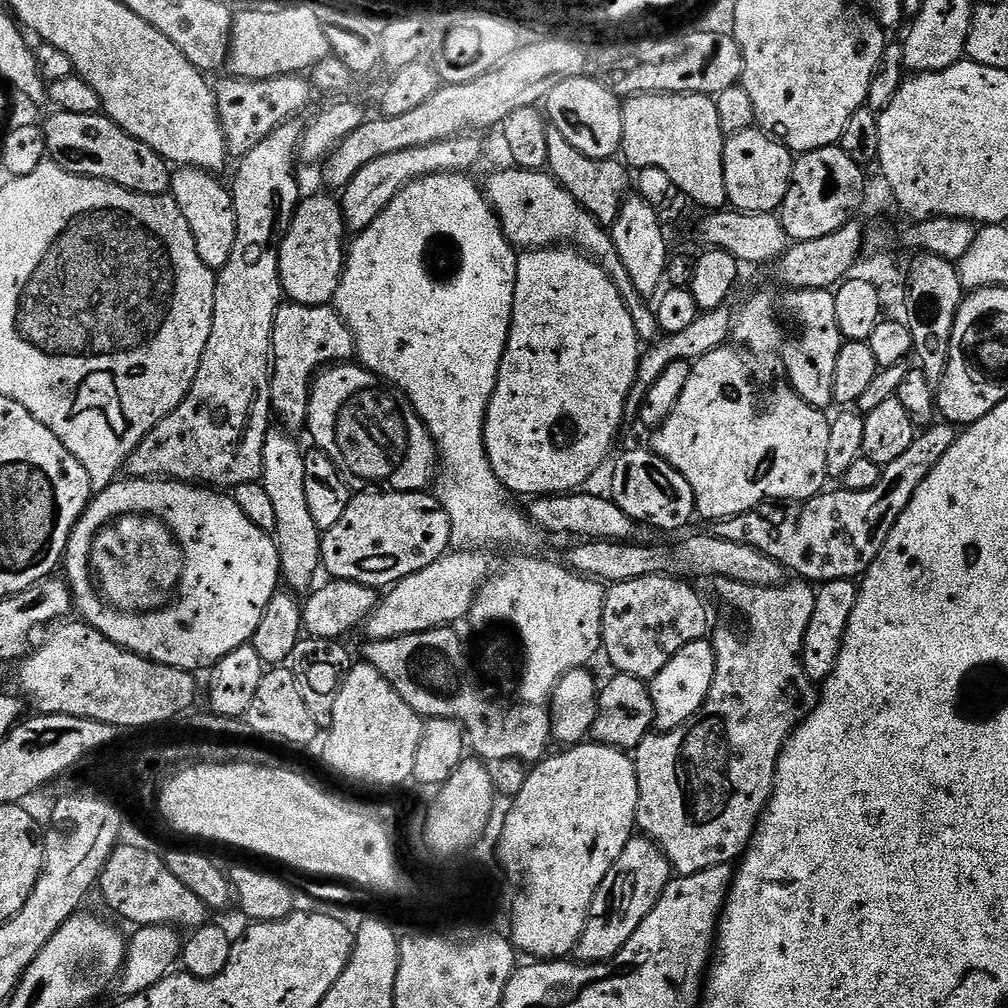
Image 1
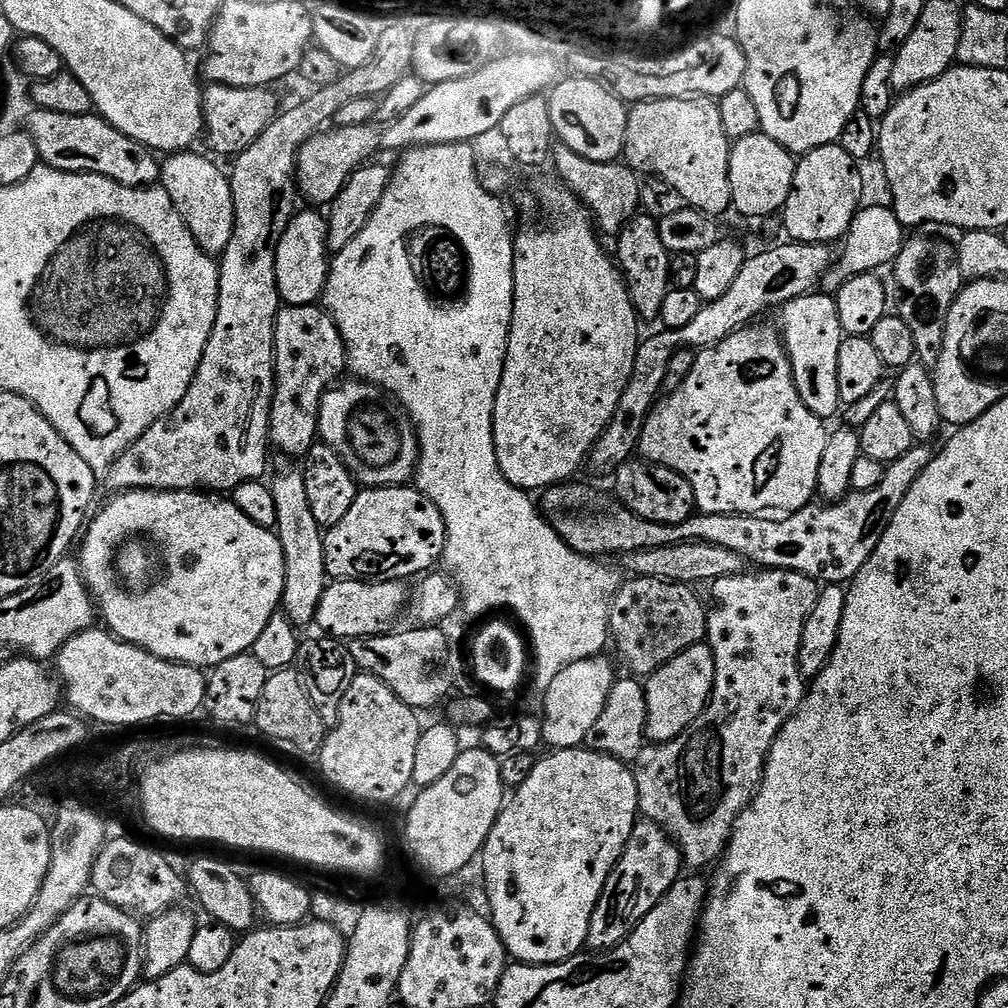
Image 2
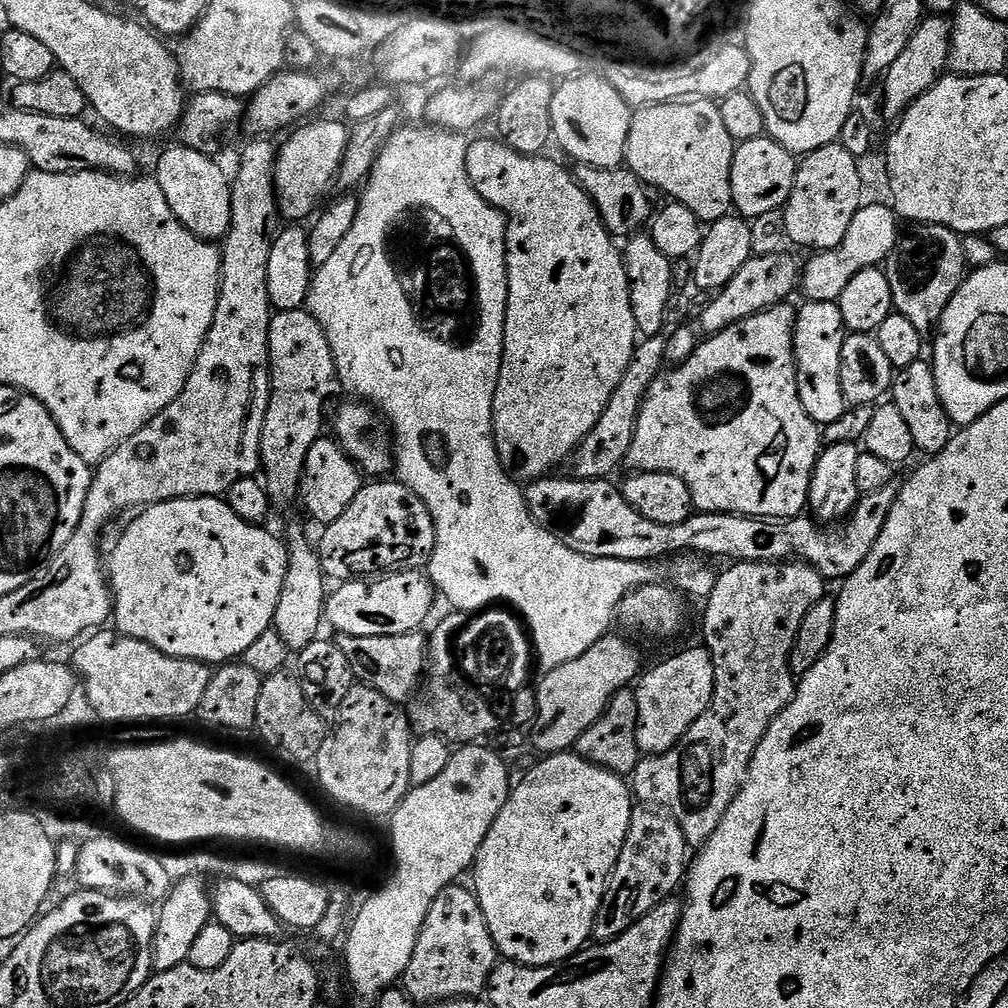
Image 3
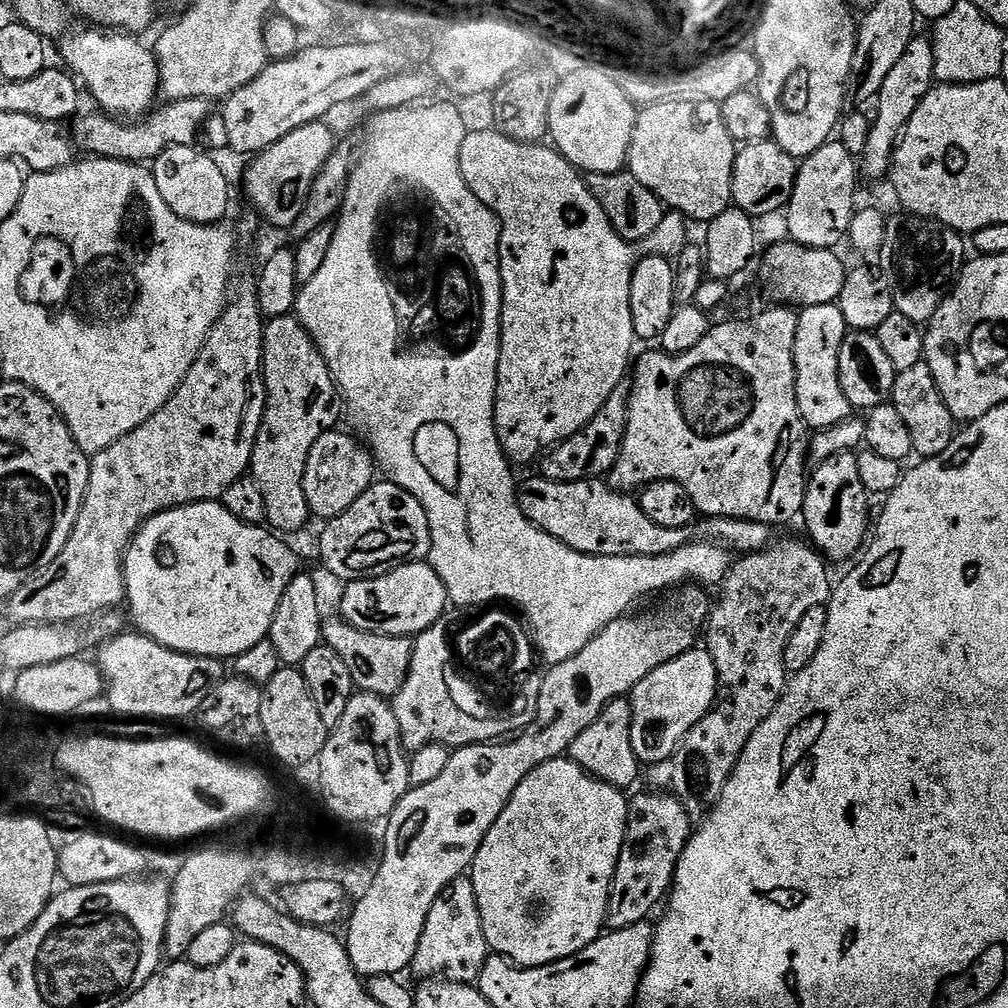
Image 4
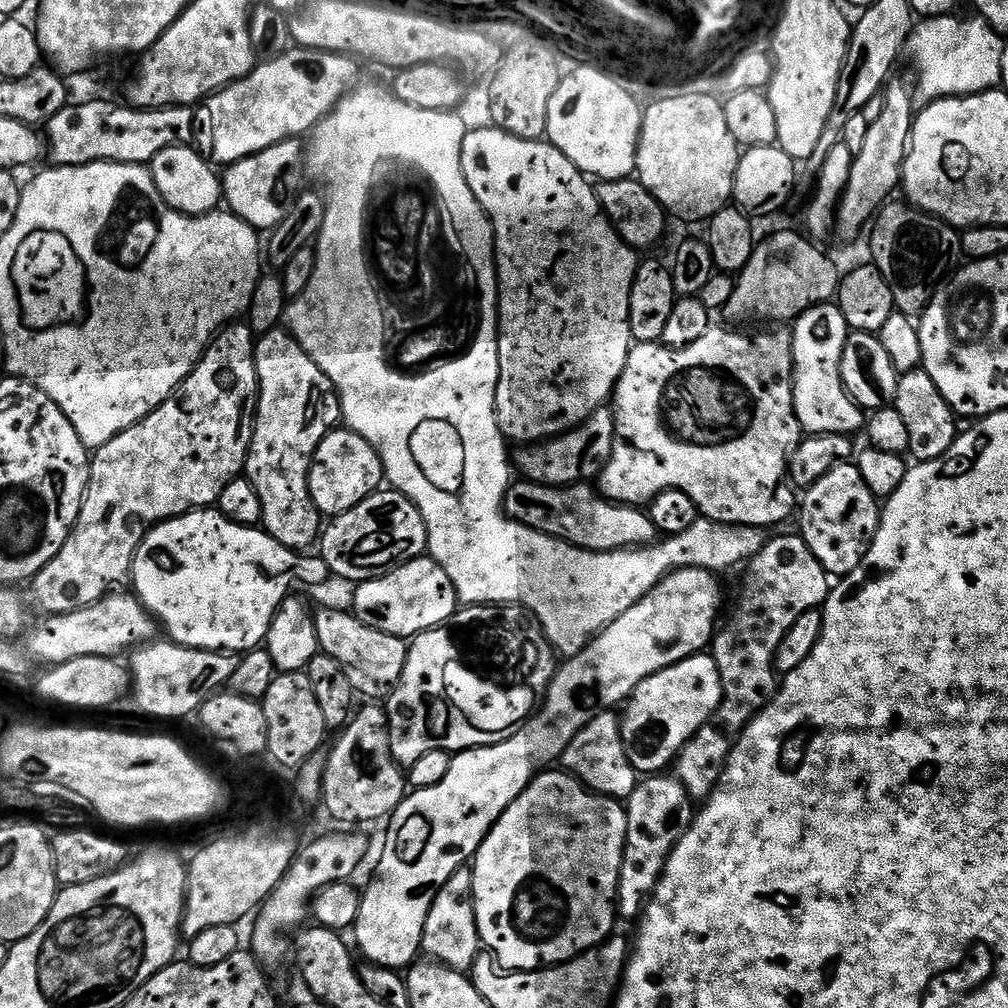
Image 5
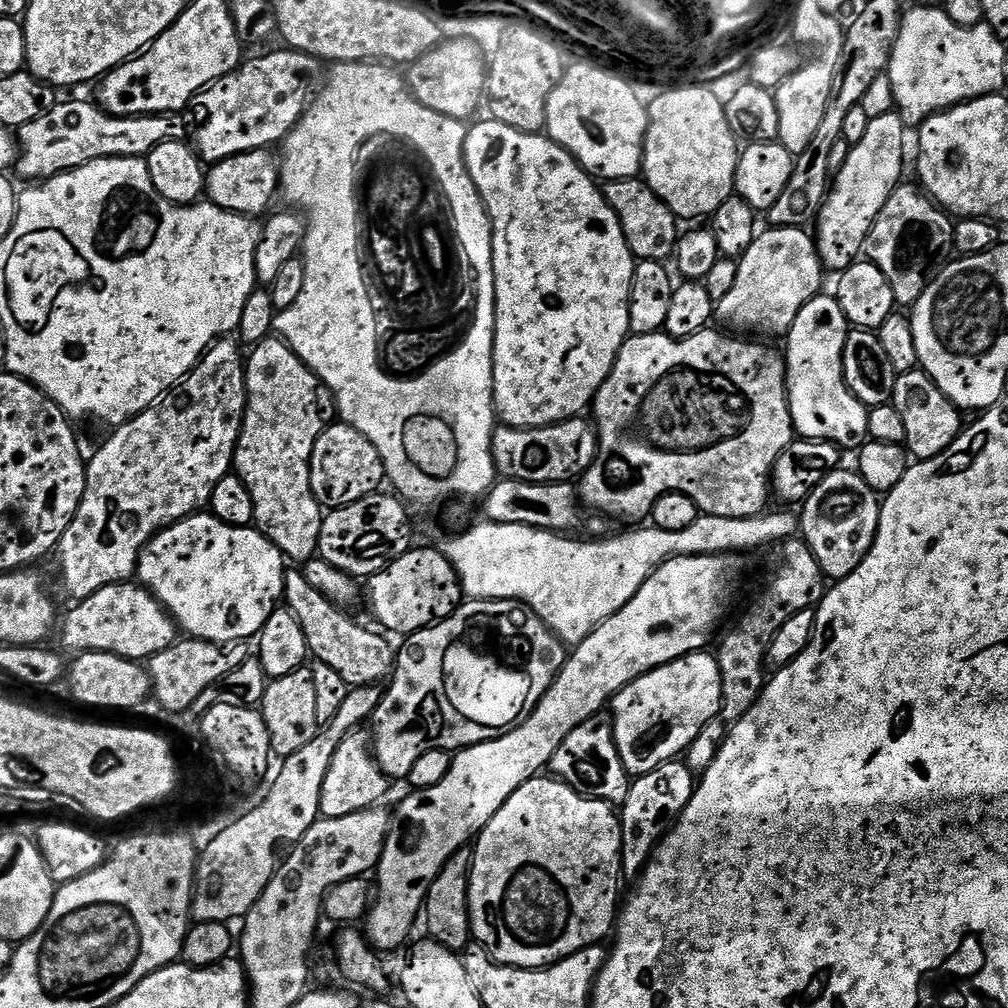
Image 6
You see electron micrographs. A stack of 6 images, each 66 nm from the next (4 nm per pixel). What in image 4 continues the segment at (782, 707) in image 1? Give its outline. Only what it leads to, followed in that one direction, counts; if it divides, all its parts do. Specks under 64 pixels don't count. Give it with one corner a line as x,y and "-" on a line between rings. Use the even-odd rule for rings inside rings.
784,540
773,543
760,552
741,555
728,569
728,577
719,585
720,601
710,608
706,625
708,644
706,651
714,658
716,682
719,688
718,699
711,710
684,736
684,741
662,762
647,769
648,780
653,789
673,796
684,807
689,816
703,818
711,812
720,800
722,790
754,730
778,706
788,687
790,673
784,668
784,651
794,626
802,622
806,610
823,608
832,598
833,581
828,581
826,573
820,569
822,557
815,548
798,540

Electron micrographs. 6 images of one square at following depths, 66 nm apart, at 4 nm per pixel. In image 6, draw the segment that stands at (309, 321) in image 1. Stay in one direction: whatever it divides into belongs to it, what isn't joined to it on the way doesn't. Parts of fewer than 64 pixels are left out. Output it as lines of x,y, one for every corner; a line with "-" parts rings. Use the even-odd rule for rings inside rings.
279,338
266,339
247,353
244,377
248,401
236,447
235,475
250,490
256,531
284,553
289,561
307,562
317,555
320,527
324,521
321,506
314,498
314,490
310,486
310,458
314,454
314,442
318,442
329,423
328,411
331,413
334,408
332,393
304,365
302,358
298,358
298,354
294,354
294,350
290,350
290,346

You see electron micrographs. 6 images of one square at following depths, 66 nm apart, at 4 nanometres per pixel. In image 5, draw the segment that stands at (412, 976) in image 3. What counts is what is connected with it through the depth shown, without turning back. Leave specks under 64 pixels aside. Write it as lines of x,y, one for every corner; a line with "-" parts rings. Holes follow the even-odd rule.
471,867
459,868
450,882
446,882
438,890
430,906
430,914
426,914
426,930
422,934
420,946
429,961
444,964
456,972
471,973
474,962
482,951
478,922
474,914

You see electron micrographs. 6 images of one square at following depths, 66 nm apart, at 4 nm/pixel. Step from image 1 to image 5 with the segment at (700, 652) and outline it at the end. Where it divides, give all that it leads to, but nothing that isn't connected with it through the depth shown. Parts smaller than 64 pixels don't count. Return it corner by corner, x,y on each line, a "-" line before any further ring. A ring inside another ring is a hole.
711,654
691,656
642,681
628,697
620,716
626,758
637,773
663,773
693,734
712,719
723,696
718,666

